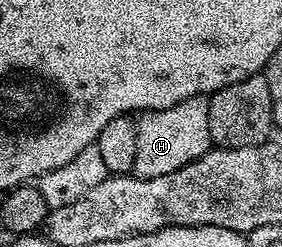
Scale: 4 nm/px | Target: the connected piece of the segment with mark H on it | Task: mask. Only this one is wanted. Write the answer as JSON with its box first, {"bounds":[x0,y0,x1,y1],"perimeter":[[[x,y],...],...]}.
{"bounds":[132,97,213,179],"perimeter":[[[191,97],[165,109],[149,109],[139,114],[136,126],[138,152],[134,155],[132,173],[137,177],[154,179],[158,175],[170,175],[170,171],[186,167],[213,148],[208,102],[204,97]]]}

